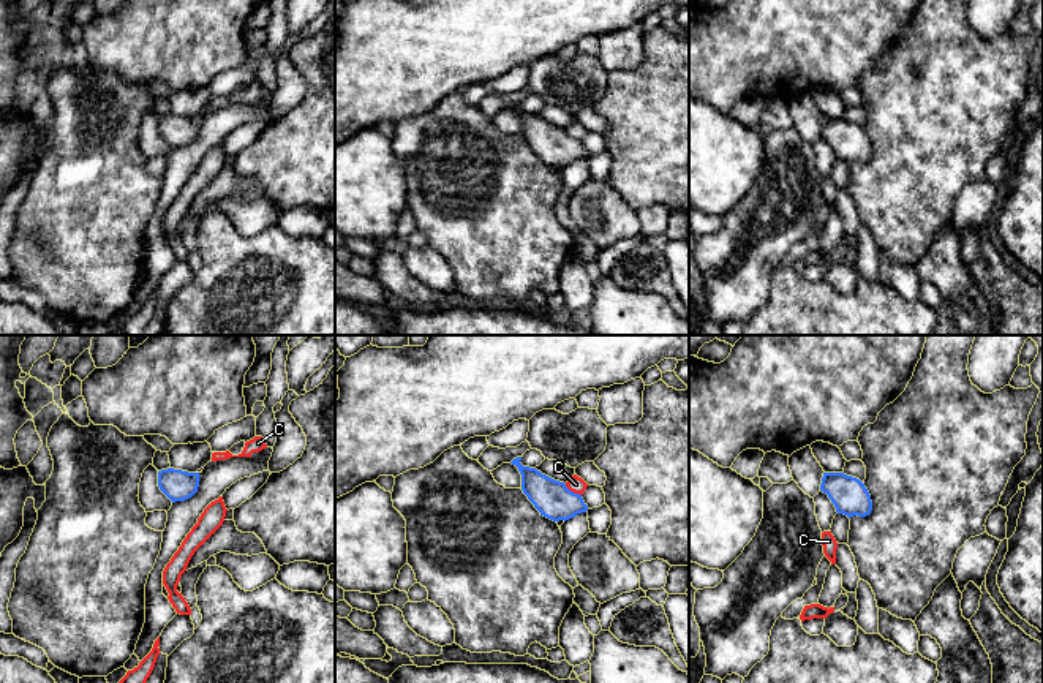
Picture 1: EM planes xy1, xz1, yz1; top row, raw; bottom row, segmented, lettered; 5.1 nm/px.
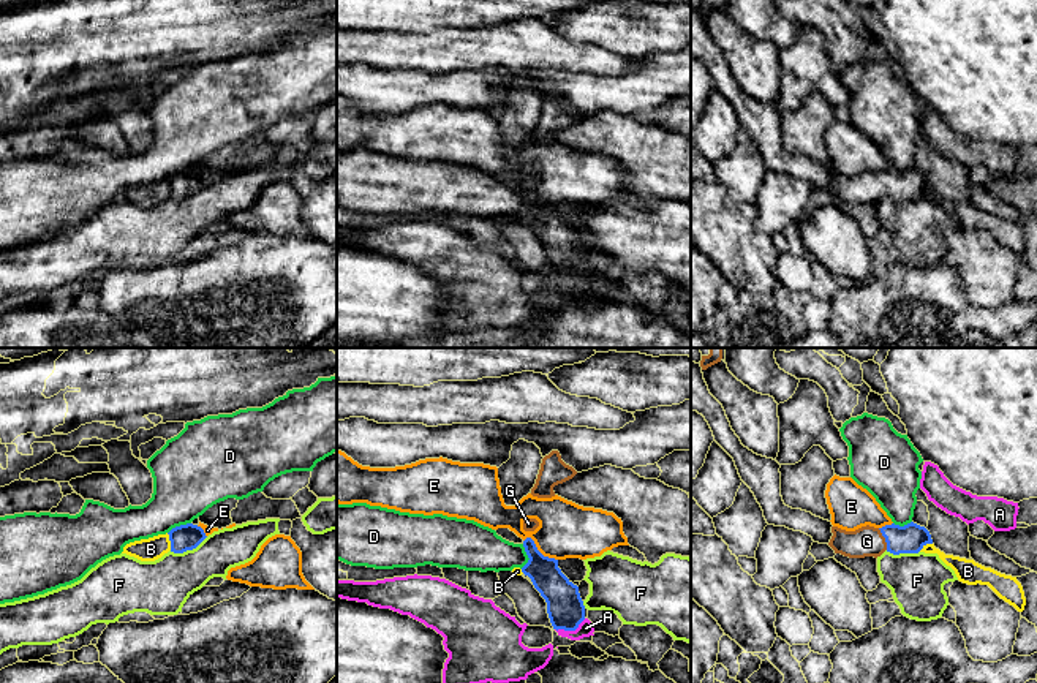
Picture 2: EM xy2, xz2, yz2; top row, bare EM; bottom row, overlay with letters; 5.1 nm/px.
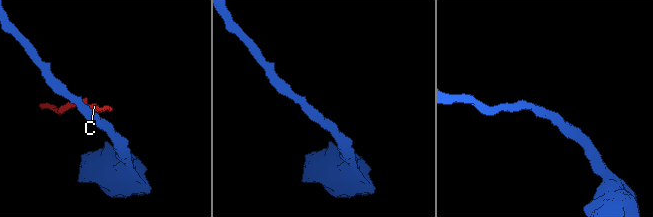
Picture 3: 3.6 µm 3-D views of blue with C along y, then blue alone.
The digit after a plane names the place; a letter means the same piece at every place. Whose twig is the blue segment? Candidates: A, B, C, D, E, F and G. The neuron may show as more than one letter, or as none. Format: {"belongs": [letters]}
{"belongs": ["G"]}

